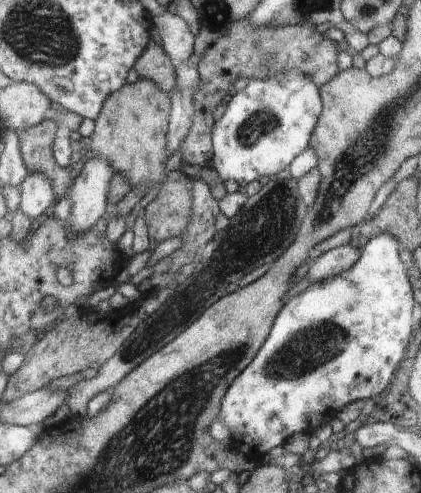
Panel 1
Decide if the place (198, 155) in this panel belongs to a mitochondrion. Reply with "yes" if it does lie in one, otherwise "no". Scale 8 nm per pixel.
no

